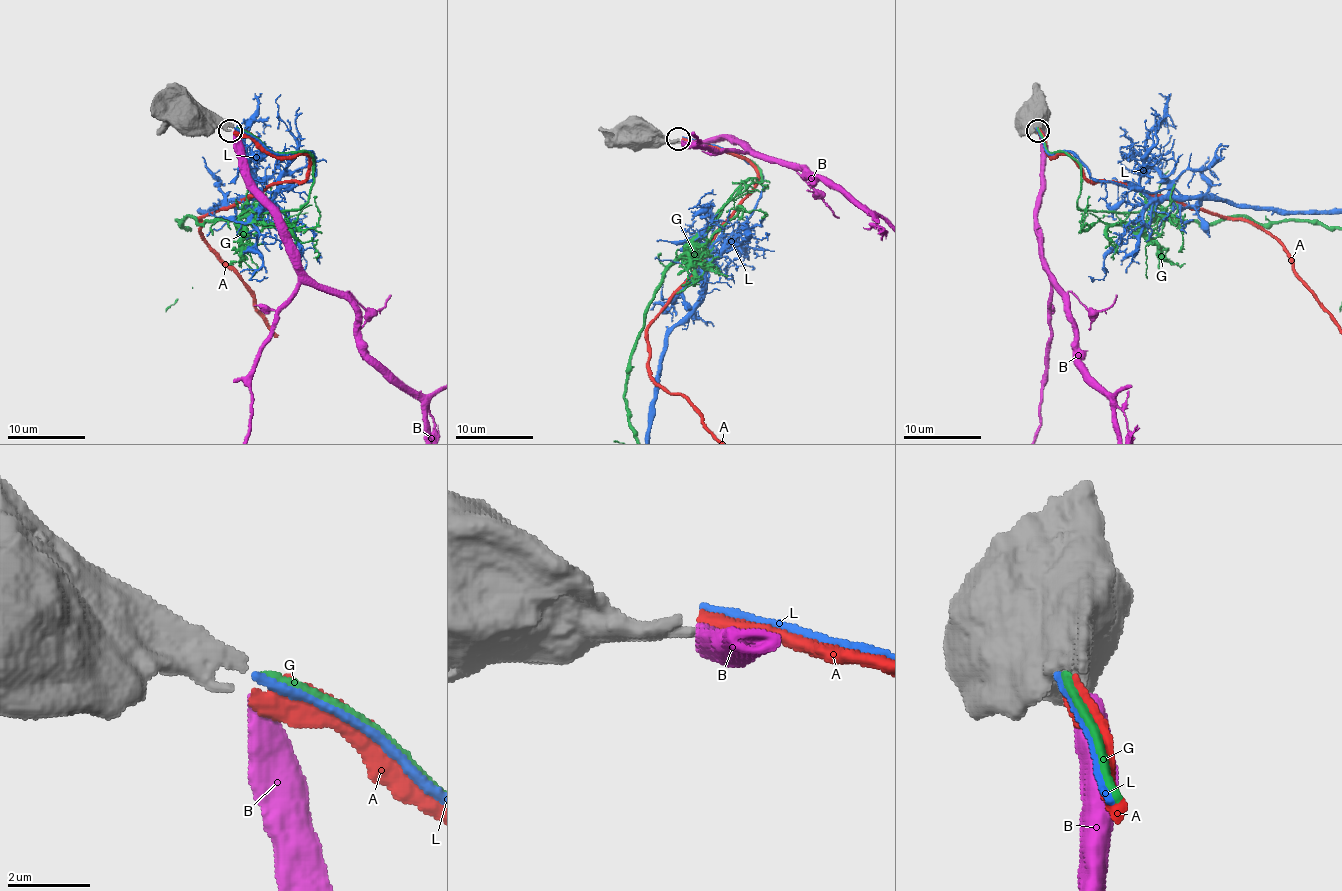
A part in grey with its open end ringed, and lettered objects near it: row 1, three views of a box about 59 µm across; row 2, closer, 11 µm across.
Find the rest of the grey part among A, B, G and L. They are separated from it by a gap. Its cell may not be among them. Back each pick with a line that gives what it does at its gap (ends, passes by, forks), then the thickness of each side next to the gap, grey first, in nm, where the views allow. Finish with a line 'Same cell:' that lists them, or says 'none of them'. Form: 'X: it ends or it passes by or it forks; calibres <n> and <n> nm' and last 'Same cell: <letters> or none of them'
A: it ends; calibres 300 and 440 nm
Same cell: A

